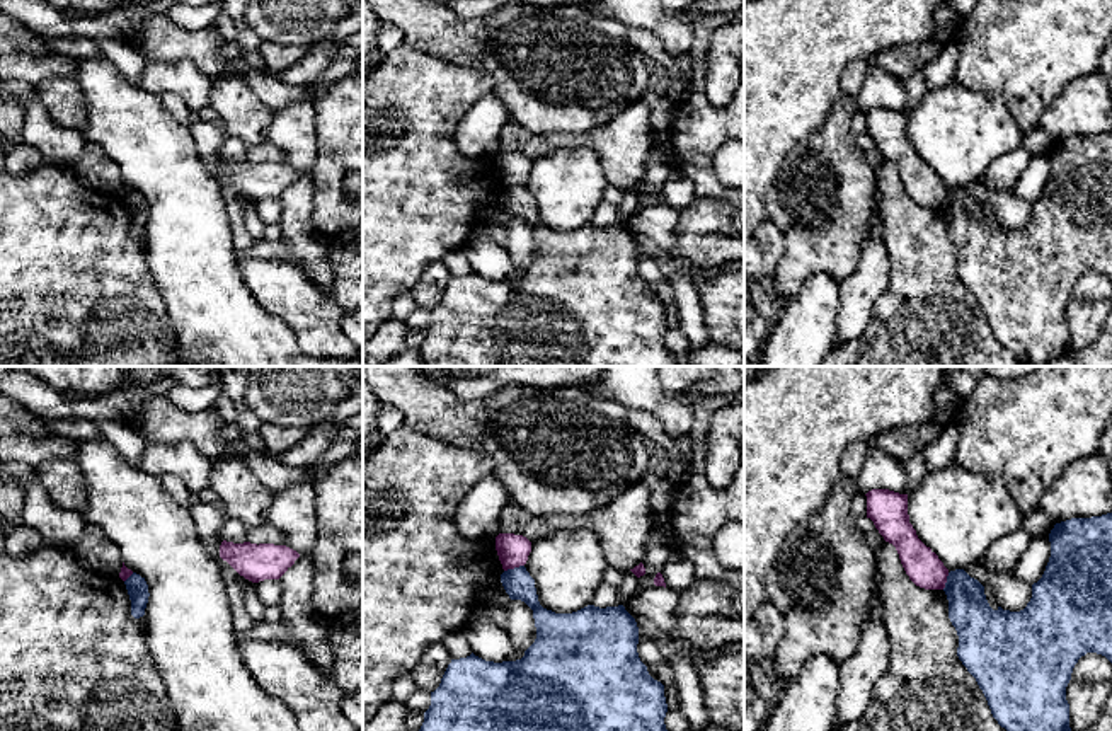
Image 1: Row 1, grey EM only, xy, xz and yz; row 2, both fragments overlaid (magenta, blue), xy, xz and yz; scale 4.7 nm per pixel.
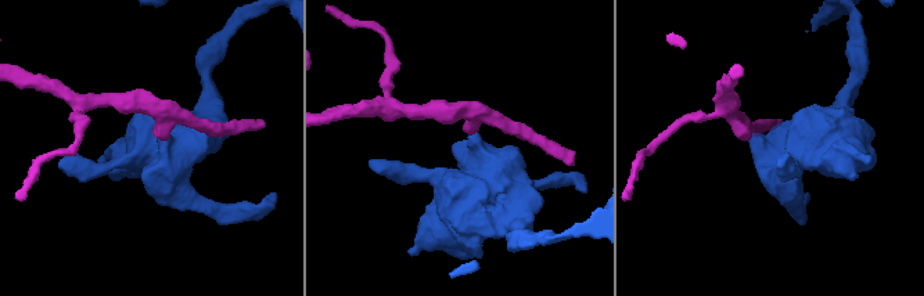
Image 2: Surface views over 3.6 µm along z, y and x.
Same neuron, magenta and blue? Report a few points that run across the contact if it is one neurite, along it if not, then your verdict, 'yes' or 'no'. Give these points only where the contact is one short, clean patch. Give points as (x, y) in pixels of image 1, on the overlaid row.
xz (523, 564), (504, 571) | no

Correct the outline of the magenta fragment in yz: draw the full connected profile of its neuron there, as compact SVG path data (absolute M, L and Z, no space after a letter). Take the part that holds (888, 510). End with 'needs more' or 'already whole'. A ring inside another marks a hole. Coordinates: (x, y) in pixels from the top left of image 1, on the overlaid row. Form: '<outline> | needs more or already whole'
M872 489L867 494L867 518L870 518L899 554L909 579L925 590L943 590L949 569L938 555L926 547L909 523L908 494L889 489Z | already whole

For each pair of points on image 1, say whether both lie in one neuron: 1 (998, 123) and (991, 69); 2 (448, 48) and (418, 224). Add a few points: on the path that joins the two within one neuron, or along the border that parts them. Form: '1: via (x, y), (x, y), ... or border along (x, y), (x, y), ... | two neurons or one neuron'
1: border along (957, 80), (971, 89), (997, 94), (1019, 128) | two neurons
2: border along (409, 46), (447, 62), (477, 67), (486, 72) | two neurons

